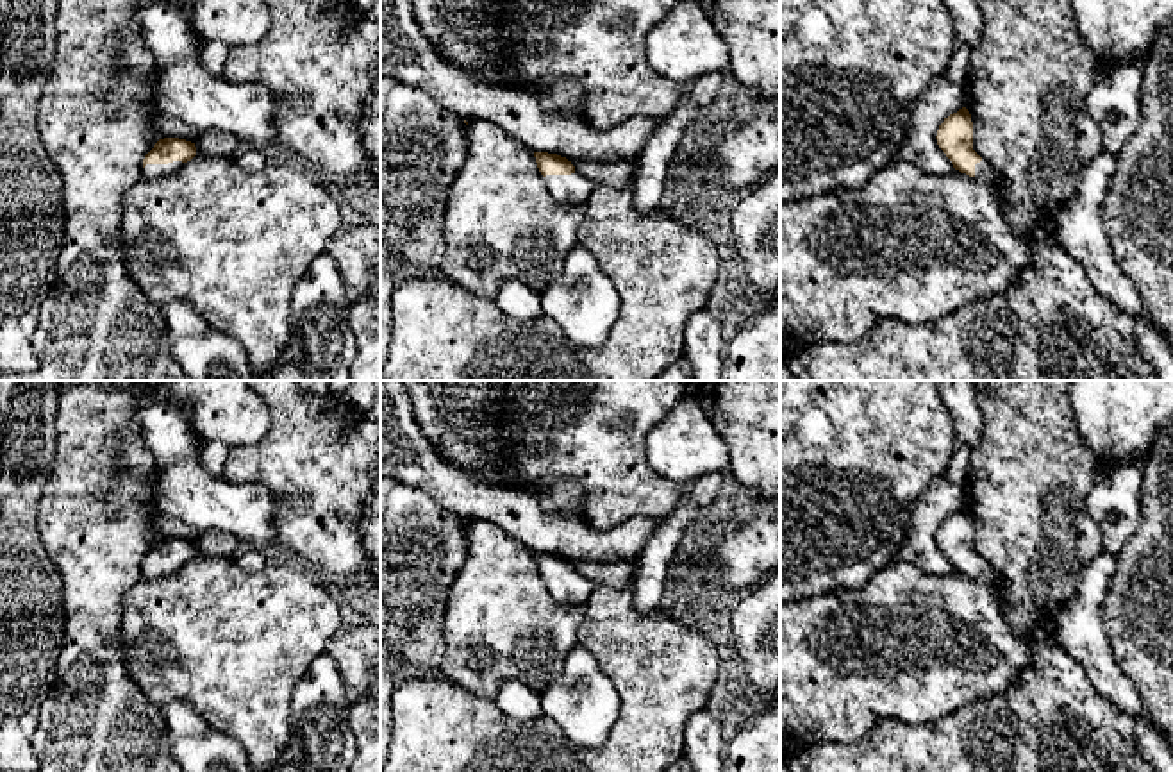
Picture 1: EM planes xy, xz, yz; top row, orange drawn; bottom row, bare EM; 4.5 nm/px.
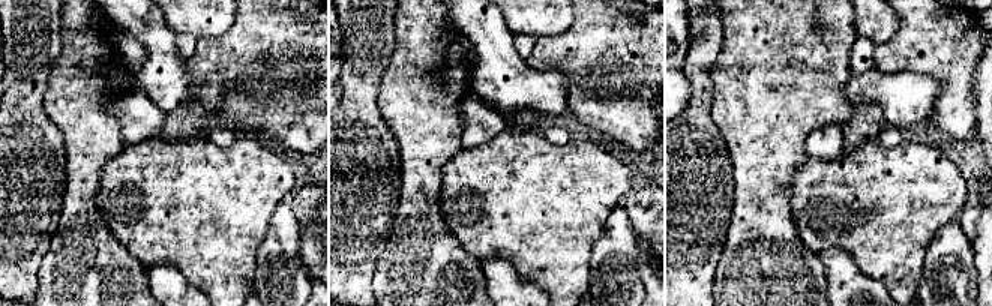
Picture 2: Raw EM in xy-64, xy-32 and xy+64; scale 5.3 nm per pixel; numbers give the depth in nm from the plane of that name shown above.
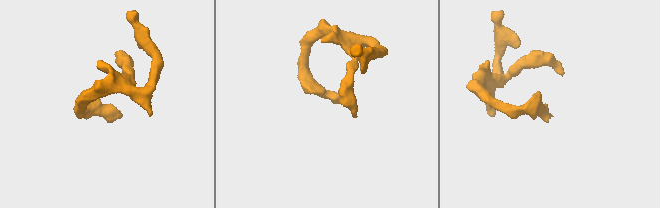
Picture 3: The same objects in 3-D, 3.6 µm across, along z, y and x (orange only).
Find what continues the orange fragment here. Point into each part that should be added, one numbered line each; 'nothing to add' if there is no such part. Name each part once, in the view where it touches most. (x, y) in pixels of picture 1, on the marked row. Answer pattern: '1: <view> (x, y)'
1: xy (150, 170)

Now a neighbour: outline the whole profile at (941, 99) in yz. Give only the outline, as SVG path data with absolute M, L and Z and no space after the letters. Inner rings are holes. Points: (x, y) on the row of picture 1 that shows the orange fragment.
M936 77L911 107L898 157L923 173L944 175L953 170L952 161L937 145L939 125L959 109L966 107L964 86Z

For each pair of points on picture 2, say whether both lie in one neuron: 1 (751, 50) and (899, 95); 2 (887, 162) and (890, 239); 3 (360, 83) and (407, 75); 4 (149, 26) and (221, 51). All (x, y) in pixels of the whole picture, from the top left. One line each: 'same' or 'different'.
1: different
2: same
3: different
4: different

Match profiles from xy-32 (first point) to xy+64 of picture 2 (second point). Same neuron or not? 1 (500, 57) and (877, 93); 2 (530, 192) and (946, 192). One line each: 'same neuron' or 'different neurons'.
1: same neuron
2: same neuron

